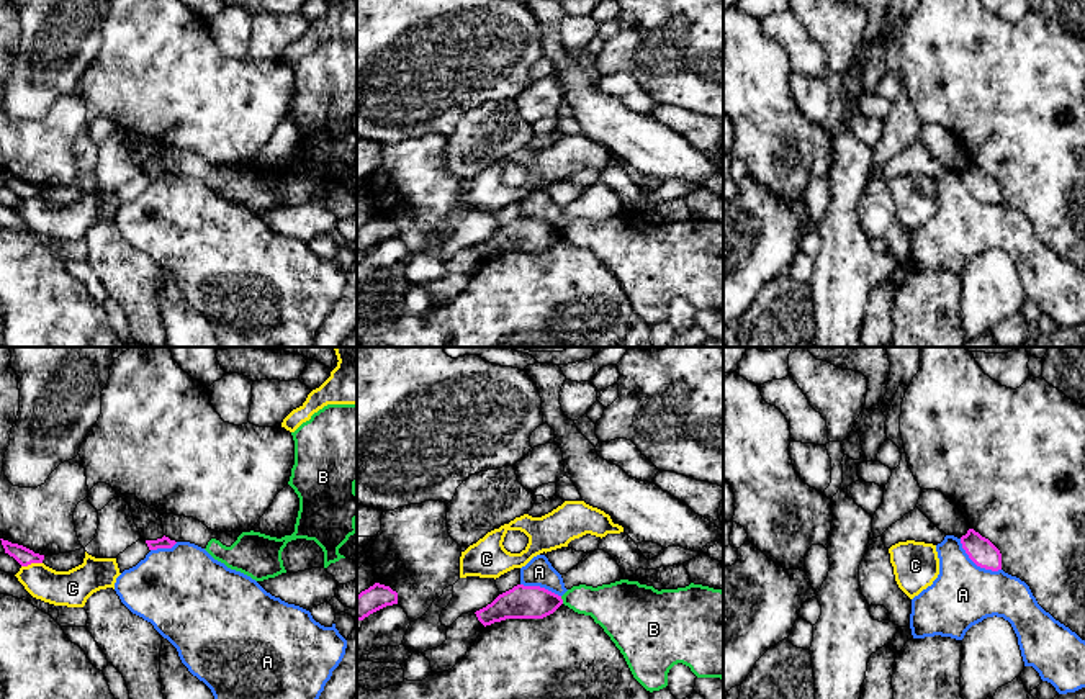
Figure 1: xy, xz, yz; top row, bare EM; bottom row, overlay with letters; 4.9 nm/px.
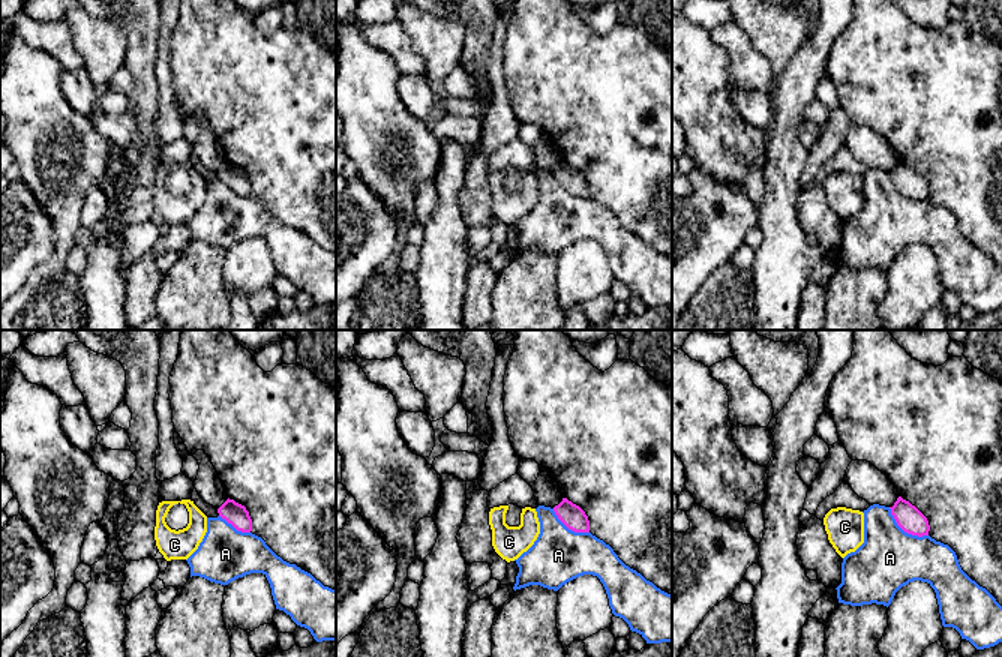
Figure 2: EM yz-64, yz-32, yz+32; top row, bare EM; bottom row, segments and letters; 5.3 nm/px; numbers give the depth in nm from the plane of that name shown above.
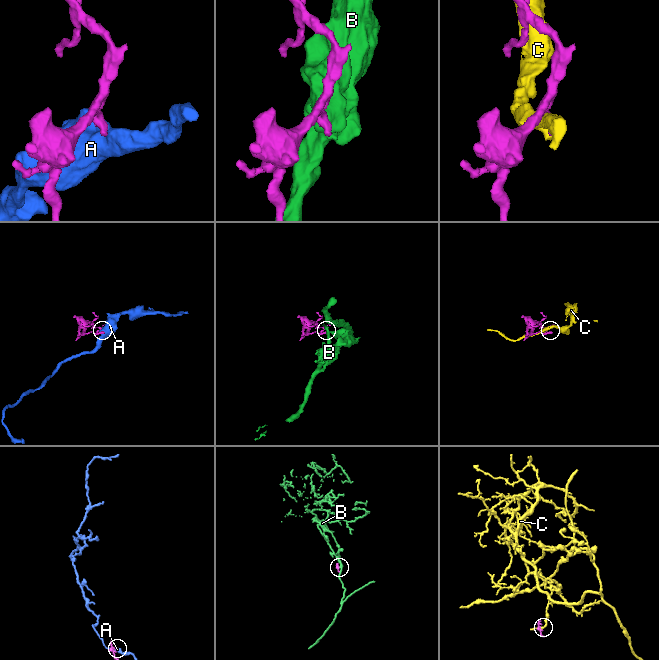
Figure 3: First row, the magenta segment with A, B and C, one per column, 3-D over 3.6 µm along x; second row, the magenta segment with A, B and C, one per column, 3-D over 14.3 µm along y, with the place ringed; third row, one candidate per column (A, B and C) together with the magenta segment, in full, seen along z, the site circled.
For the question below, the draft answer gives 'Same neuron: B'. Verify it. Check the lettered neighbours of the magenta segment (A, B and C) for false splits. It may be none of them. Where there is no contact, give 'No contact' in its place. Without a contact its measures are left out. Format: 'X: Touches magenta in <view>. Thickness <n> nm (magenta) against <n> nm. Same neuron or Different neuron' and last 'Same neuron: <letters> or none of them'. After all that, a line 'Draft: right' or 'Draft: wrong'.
A: Touches magenta in yz. Thickness 140 nm (magenta) against 320 nm. Different neuron
B: Touches magenta in xz. Thickness 160 nm (magenta) against 220 nm. Different neuron
C: Touches magenta in xy. Thickness 90 nm (magenta) against 180 nm. Different neuron
Same neuron: none of them
Draft: wrong

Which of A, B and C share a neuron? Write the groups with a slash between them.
A / B / C

